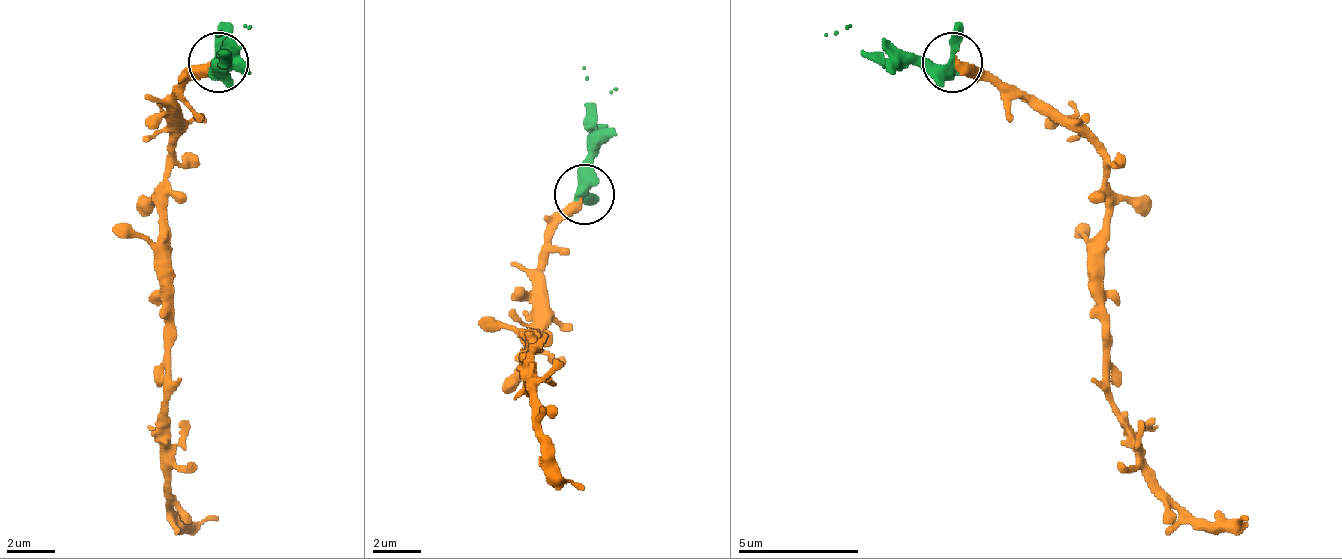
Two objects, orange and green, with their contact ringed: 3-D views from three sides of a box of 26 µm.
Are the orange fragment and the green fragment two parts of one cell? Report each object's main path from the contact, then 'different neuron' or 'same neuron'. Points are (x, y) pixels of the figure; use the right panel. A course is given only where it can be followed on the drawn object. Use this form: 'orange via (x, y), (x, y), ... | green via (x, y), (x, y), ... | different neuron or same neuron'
orange via (954, 60), (990, 84), (1038, 96), (1104, 163), (1104, 397), (1134, 458), (1183, 506), (1231, 524), (1249, 518) | green via (954, 60), (875, 60), (839, 30), (827, 36) | same neuron

